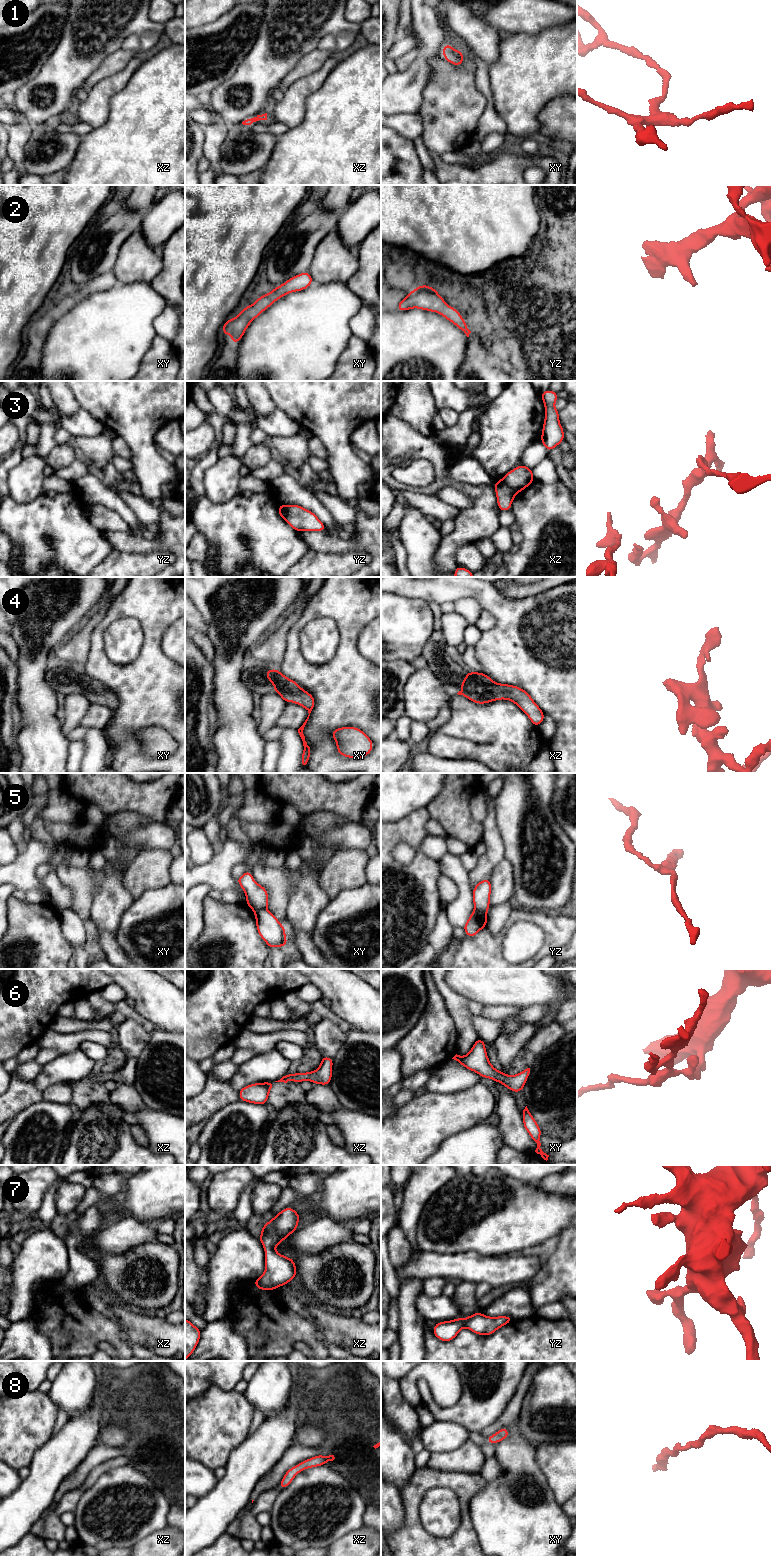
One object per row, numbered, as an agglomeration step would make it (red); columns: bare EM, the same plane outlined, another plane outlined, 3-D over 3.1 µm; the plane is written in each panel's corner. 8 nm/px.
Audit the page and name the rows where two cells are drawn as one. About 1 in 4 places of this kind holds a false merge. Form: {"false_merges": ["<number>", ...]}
{"false_merges": ["3", "5"]}

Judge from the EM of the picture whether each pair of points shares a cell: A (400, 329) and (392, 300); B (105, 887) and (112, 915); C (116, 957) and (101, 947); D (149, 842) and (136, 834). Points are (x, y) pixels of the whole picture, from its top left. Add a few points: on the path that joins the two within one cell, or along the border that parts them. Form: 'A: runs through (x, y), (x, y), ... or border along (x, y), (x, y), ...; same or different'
A: border along (395, 308), (391, 311); different
B: runs through (109, 894), (109, 908); same
C: runs through (112, 953), (105, 947); same
D: runs through (146, 839), (143, 836), (139, 836); same

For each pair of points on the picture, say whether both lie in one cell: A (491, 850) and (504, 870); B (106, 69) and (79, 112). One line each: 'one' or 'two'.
A: two
B: two

